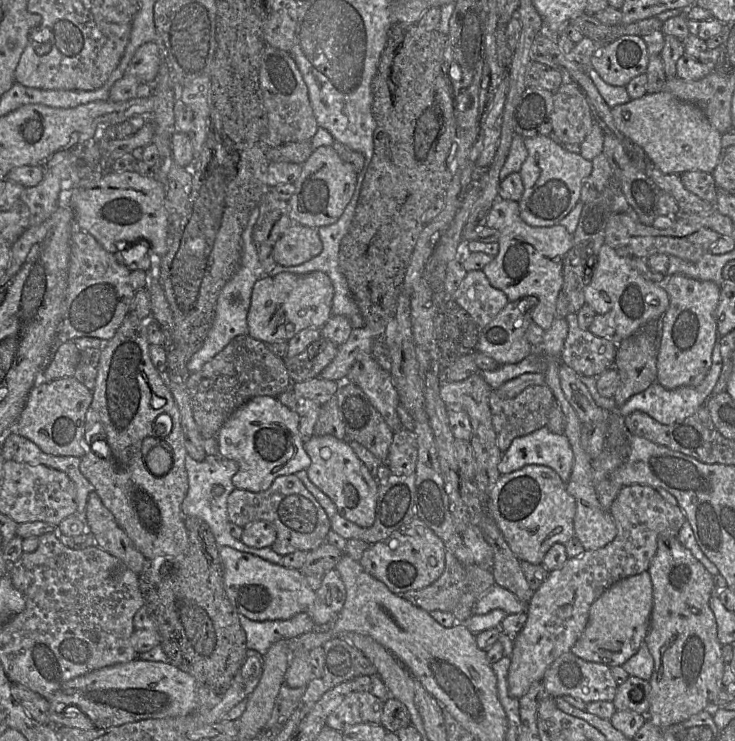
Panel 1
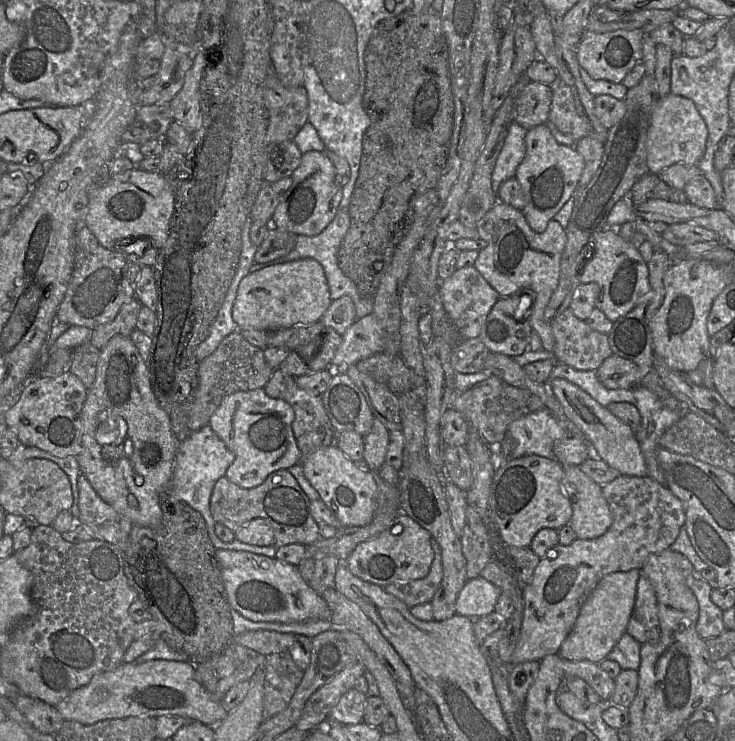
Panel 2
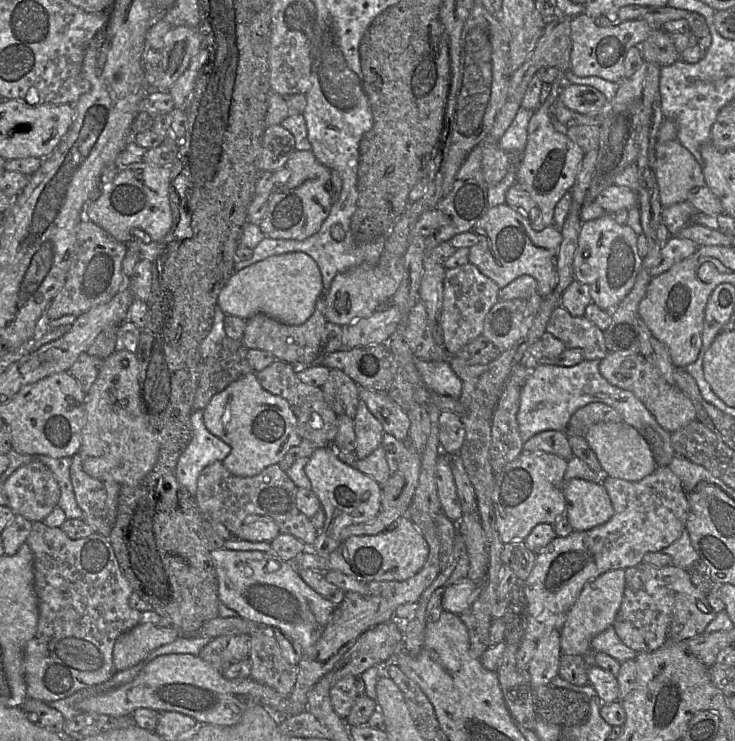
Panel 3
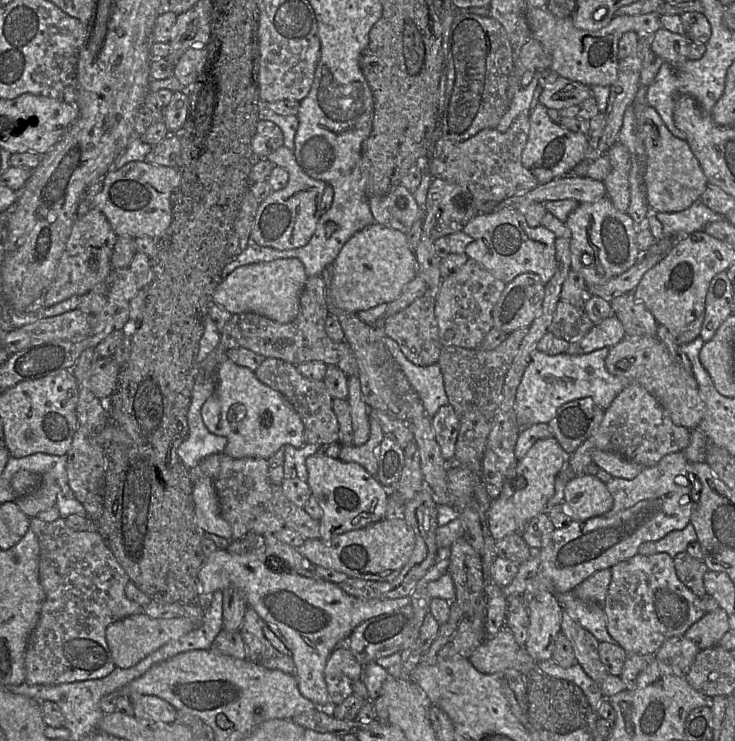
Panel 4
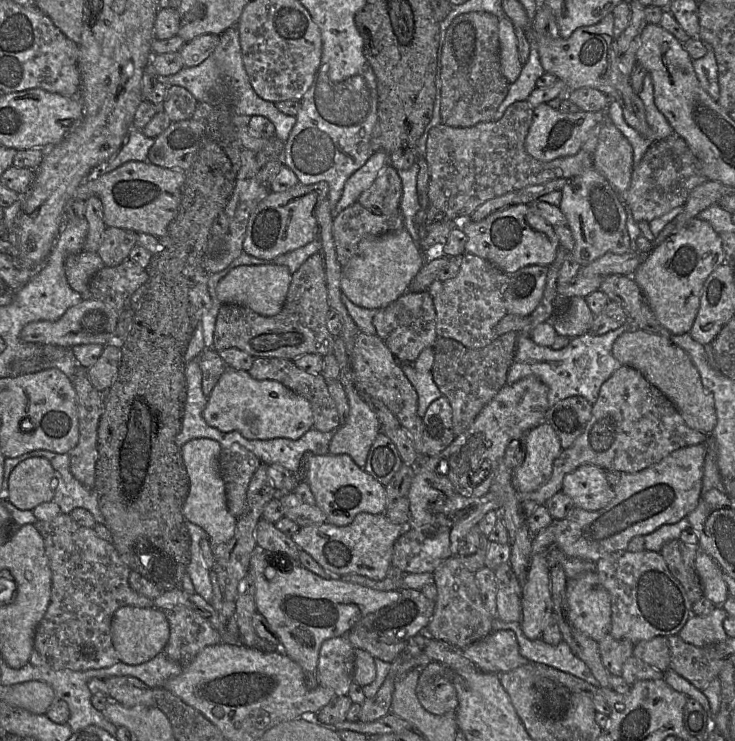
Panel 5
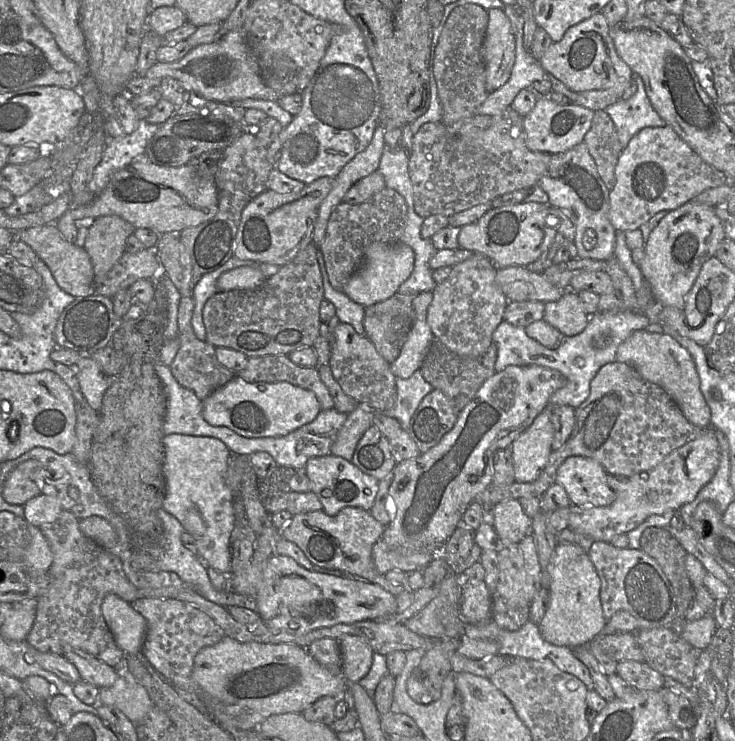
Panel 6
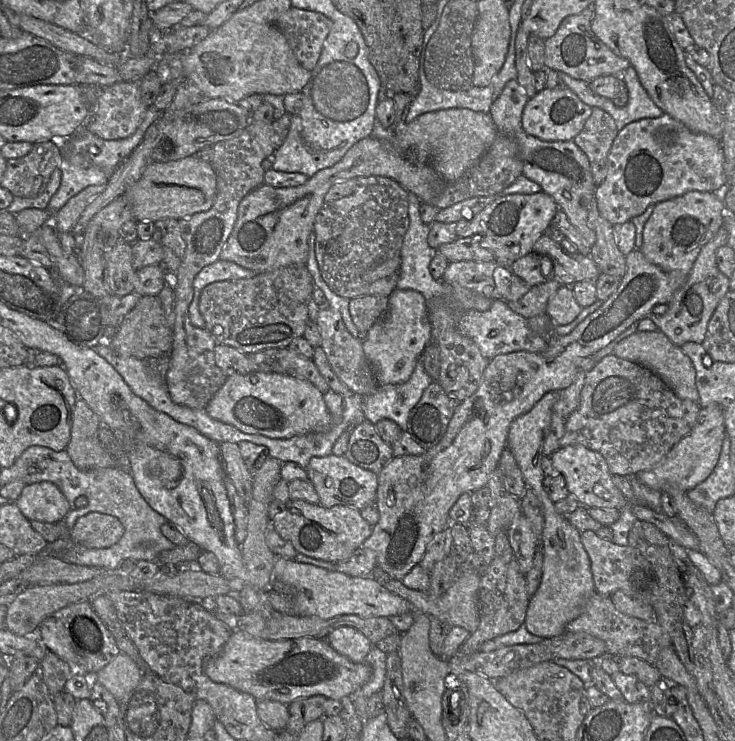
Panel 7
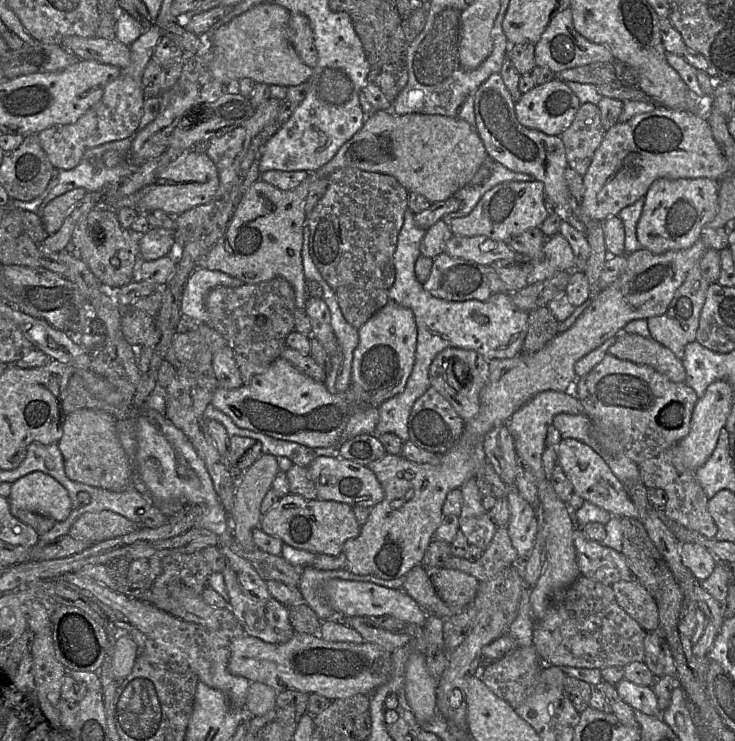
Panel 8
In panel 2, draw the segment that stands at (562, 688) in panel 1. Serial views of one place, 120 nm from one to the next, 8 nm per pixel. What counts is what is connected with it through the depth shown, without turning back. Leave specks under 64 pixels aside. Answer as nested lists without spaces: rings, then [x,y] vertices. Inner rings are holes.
[[[560,659],[560,669],[564,677],[578,677],[586,681],[601,697],[601,702],[610,702],[615,690],[615,680],[599,664]]]

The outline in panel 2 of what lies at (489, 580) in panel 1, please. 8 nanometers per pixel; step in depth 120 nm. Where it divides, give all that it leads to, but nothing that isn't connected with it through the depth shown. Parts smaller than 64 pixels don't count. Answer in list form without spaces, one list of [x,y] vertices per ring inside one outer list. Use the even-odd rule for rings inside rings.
[[[433,537],[431,538],[431,546],[434,558],[427,576],[422,579],[392,583],[383,587],[387,593],[400,599],[410,608],[415,605],[430,603],[442,581],[441,548]]]

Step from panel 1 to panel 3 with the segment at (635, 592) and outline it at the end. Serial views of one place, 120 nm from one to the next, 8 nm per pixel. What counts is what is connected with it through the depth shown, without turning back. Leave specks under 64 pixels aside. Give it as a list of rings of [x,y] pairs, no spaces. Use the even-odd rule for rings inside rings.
[[[625,569],[607,571],[588,581],[578,599],[568,611],[561,630],[561,653],[585,657],[592,650],[592,639],[613,626],[613,622],[623,600],[625,589]]]

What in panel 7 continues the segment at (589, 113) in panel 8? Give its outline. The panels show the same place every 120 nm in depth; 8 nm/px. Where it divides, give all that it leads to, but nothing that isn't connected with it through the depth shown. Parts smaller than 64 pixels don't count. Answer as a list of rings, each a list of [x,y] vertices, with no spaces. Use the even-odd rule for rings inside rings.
[[[593,107],[582,131],[573,142],[587,155],[596,185],[607,176],[607,160],[618,134],[613,118],[601,108]]]

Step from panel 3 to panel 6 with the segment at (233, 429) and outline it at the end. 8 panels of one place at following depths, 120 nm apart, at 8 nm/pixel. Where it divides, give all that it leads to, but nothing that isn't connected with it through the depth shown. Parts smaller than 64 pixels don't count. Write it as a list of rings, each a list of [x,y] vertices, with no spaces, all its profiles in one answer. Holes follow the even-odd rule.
[[[236,375],[204,402],[203,417],[212,426],[229,428],[247,438],[285,436],[312,422],[322,410],[316,395],[288,382],[245,381]]]

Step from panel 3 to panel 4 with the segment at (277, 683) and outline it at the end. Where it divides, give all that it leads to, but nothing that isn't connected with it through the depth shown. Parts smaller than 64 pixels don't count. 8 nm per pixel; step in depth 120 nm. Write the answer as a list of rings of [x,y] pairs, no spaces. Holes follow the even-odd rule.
[[[247,607],[241,634],[246,646],[248,659],[271,670],[280,670],[295,675],[295,664],[291,655],[277,650],[264,635],[267,623],[252,608]]]

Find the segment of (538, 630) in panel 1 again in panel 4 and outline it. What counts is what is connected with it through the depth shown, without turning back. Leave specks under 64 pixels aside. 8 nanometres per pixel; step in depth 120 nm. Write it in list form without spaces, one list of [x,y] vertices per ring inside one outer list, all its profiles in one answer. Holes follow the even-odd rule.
[[[682,451],[673,452],[670,454],[665,455],[660,459],[660,461],[651,467],[645,467],[642,472],[636,476],[634,479],[627,480],[623,478],[613,478],[609,480],[606,483],[606,487],[610,494],[613,497],[613,507],[610,511],[607,513],[590,518],[586,521],[576,521],[572,520],[566,527],[561,529],[555,529],[552,533],[549,542],[546,546],[544,546],[540,550],[540,566],[538,573],[534,580],[532,581],[532,584],[528,587],[526,593],[537,593],[537,592],[555,592],[555,594],[563,594],[566,592],[573,591],[578,585],[580,585],[583,581],[585,581],[587,578],[589,578],[591,575],[596,573],[599,570],[603,569],[610,569],[617,563],[624,561],[626,559],[629,559],[636,554],[638,554],[638,548],[639,546],[644,542],[656,542],[666,536],[668,533],[676,530],[682,530],[687,526],[687,524],[690,522],[691,514],[693,512],[694,504],[693,504],[693,498],[692,494],[695,494],[695,485],[698,485],[698,481],[695,478],[695,476],[691,473],[689,473],[686,469],[686,465],[688,464],[688,461]]]

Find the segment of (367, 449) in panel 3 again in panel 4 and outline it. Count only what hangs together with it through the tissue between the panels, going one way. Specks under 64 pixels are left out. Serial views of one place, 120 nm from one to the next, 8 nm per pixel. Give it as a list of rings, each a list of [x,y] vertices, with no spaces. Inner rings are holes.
[[[357,376],[348,377],[348,398],[350,415],[352,419],[353,445],[361,446],[367,442],[370,434],[369,407],[365,403],[359,378]]]

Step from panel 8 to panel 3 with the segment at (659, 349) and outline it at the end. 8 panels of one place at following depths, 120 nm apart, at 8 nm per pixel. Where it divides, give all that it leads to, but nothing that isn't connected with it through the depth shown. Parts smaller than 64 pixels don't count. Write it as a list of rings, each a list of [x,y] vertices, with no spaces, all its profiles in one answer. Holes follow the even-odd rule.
[[[608,352],[601,360],[599,370],[612,385],[634,393],[654,415],[657,422],[670,433],[697,419],[696,410],[691,400],[676,385],[667,382],[641,353]]]

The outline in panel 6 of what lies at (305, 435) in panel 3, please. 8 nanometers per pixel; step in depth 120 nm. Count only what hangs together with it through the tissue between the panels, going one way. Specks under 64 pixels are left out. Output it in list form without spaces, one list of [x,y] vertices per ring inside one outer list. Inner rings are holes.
[[[287,355],[248,357],[246,368],[236,374],[251,383],[288,382],[312,391],[323,410],[335,408],[334,400],[322,382],[317,368],[299,366]]]

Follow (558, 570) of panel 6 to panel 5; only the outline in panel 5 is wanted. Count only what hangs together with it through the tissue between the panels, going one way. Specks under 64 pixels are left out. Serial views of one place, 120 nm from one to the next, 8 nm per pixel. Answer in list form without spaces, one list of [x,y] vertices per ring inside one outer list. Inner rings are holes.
[[[596,572],[567,578],[566,597],[572,625],[600,642],[611,630],[610,595]]]

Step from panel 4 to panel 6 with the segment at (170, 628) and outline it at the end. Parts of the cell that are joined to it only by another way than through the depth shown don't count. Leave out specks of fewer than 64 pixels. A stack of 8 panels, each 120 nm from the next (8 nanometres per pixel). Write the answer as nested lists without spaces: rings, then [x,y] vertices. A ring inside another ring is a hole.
[[[107,595],[101,613],[116,644],[125,655],[141,652],[146,637],[146,619],[131,604],[115,595]]]

